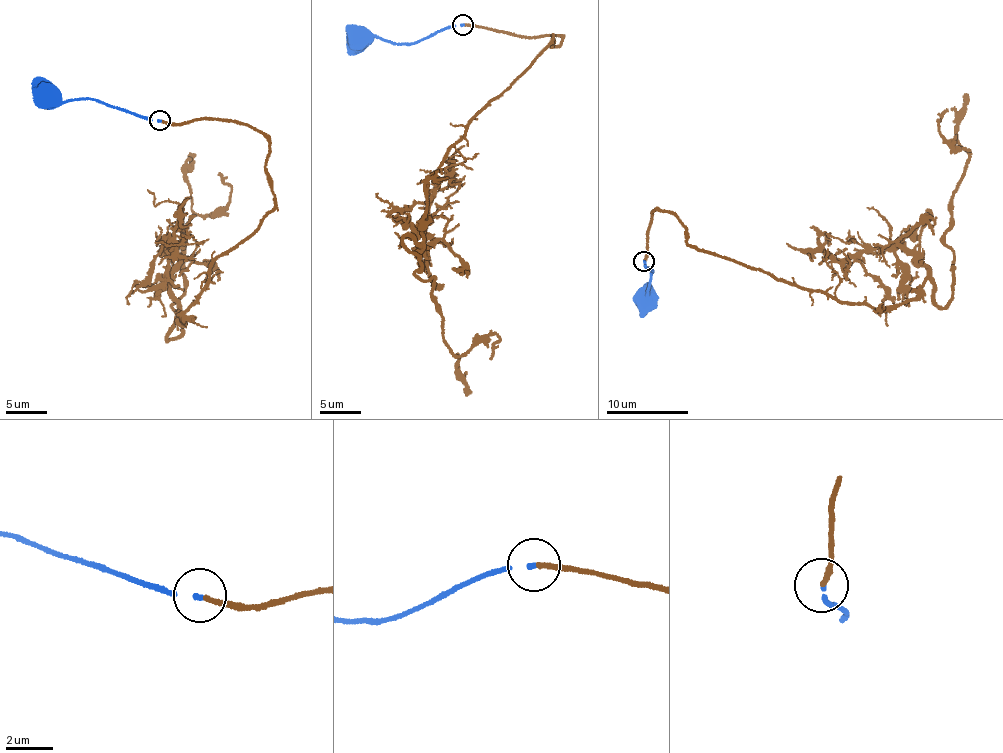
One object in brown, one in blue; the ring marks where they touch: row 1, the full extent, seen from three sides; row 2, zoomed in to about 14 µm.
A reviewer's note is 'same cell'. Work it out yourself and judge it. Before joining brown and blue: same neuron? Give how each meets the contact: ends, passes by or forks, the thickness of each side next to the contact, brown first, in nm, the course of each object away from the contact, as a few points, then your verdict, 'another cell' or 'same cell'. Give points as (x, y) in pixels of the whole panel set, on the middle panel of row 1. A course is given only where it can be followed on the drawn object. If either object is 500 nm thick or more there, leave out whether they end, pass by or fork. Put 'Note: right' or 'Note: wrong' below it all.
brown ends; blue ends; calibres 200 and 150 nm; course brown (463, 24), (561, 37), (471, 121), (429, 178), (422, 242), (401, 242), (450, 350), (495, 334), (490, 359); course blue (463, 24), (446, 27), (410, 44), (390, 43), (377, 36), (355, 40), (355, 36); same cell
Note: right

